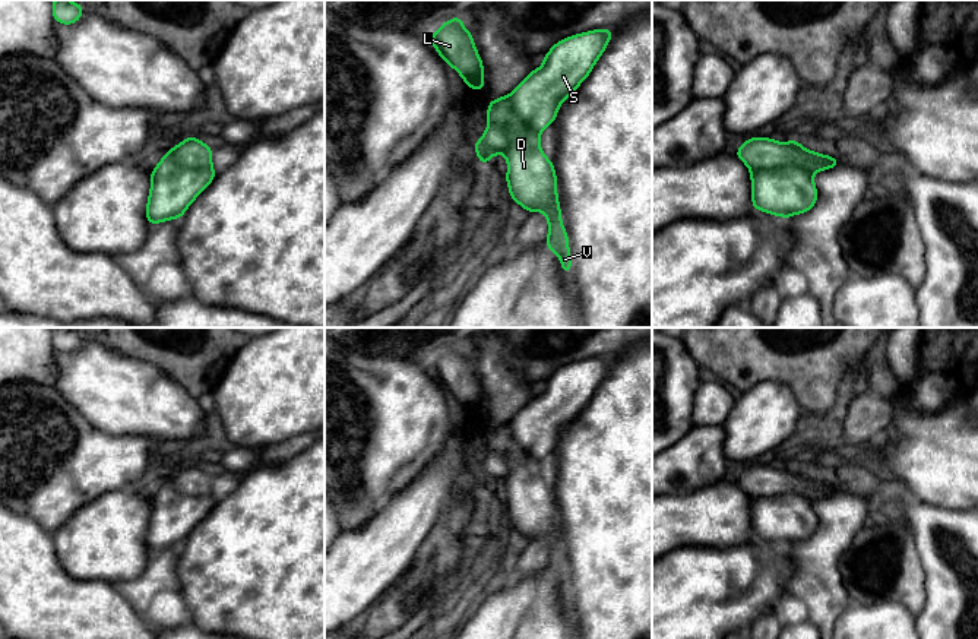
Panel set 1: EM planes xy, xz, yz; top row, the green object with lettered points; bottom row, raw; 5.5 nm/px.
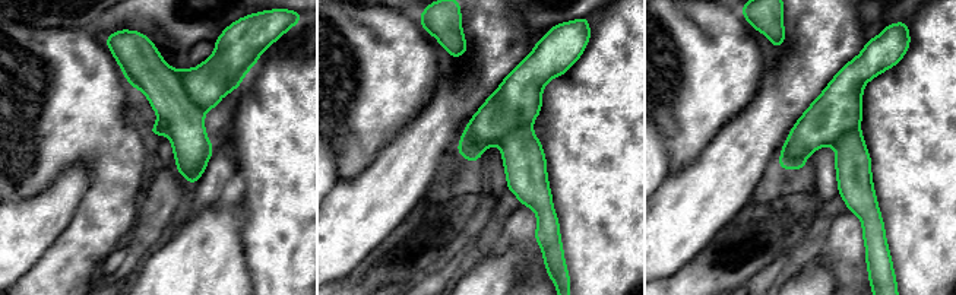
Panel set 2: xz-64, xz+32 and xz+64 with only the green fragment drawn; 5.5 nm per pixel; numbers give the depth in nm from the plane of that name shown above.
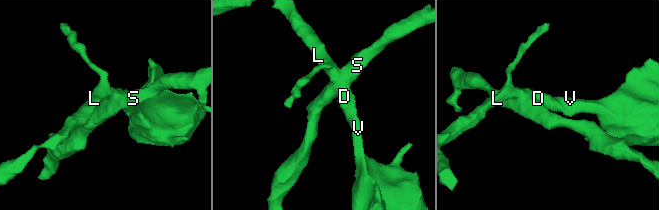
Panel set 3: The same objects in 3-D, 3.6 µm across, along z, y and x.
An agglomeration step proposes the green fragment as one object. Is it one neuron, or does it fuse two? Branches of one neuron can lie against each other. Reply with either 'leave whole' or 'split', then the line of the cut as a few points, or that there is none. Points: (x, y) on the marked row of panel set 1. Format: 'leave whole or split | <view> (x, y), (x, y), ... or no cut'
split | yz (750, 167), (778, 168), (798, 164), (812, 174)

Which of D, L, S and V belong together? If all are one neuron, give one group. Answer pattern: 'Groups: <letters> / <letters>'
Groups: D L V / S

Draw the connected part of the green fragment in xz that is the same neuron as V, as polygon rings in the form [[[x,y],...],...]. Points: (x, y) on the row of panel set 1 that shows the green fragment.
[[[510,95],[491,99],[485,120],[504,127],[510,136],[510,145],[504,152],[510,199],[528,213],[539,211],[547,216],[547,247],[558,256],[561,271],[570,273],[572,257],[569,237],[561,221],[557,175],[553,161],[541,151],[539,133],[520,123],[512,108]]]

